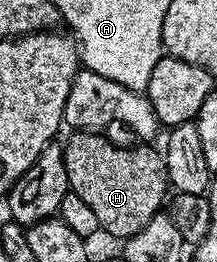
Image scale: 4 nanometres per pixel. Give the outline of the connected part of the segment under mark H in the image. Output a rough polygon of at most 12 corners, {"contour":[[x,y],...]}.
{"contour":[[76,131],[68,189],[126,240],[166,203],[166,157]]}

